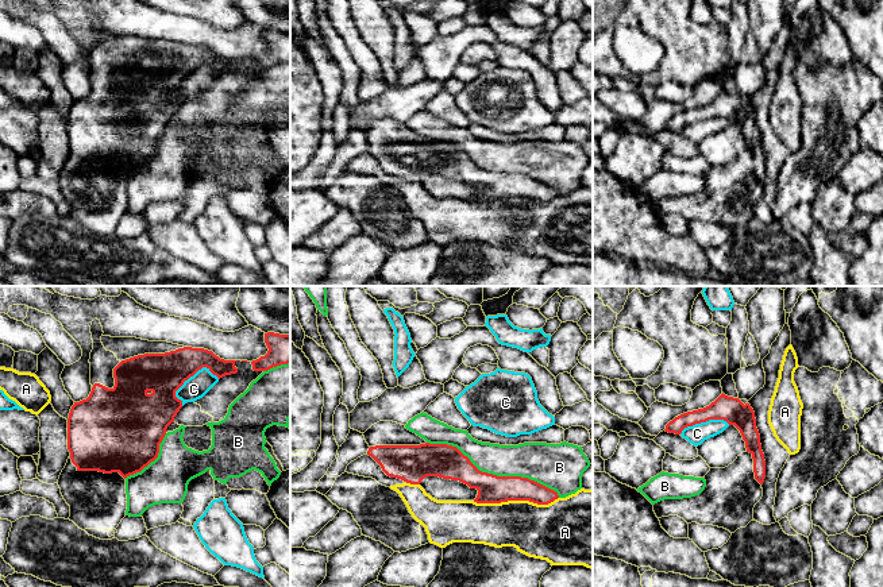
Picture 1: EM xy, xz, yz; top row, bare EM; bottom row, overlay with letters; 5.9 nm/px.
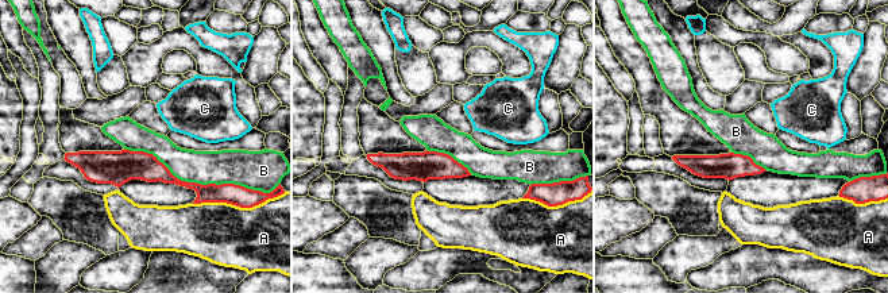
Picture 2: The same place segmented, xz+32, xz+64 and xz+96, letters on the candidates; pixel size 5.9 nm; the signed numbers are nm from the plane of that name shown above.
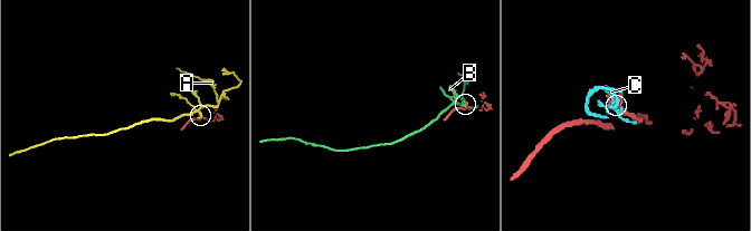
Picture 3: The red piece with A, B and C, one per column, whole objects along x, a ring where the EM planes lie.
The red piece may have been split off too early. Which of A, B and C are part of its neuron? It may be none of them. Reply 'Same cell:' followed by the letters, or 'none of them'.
Same cell: none of them

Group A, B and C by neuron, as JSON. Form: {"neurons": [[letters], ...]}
{"neurons": [["A"], ["B"], ["C"]]}

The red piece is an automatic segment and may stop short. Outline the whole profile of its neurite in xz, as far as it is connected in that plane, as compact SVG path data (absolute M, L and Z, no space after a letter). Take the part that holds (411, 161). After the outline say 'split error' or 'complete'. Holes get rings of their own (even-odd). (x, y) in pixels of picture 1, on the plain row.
M379 119L365 131L371 154L390 174L410 182L420 182L427 174L459 178L477 186L477 201L529 198L548 202L559 196L558 190L521 174L497 174L479 169L456 144L429 142L405 123Z | split error

